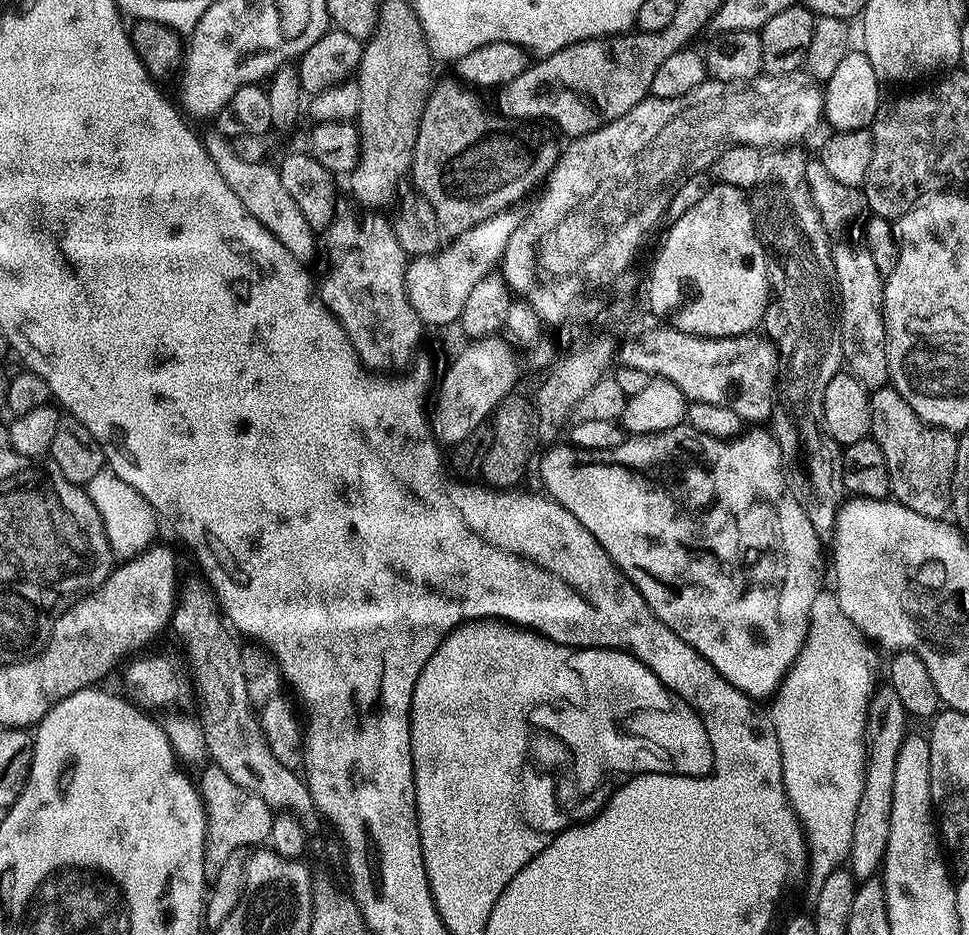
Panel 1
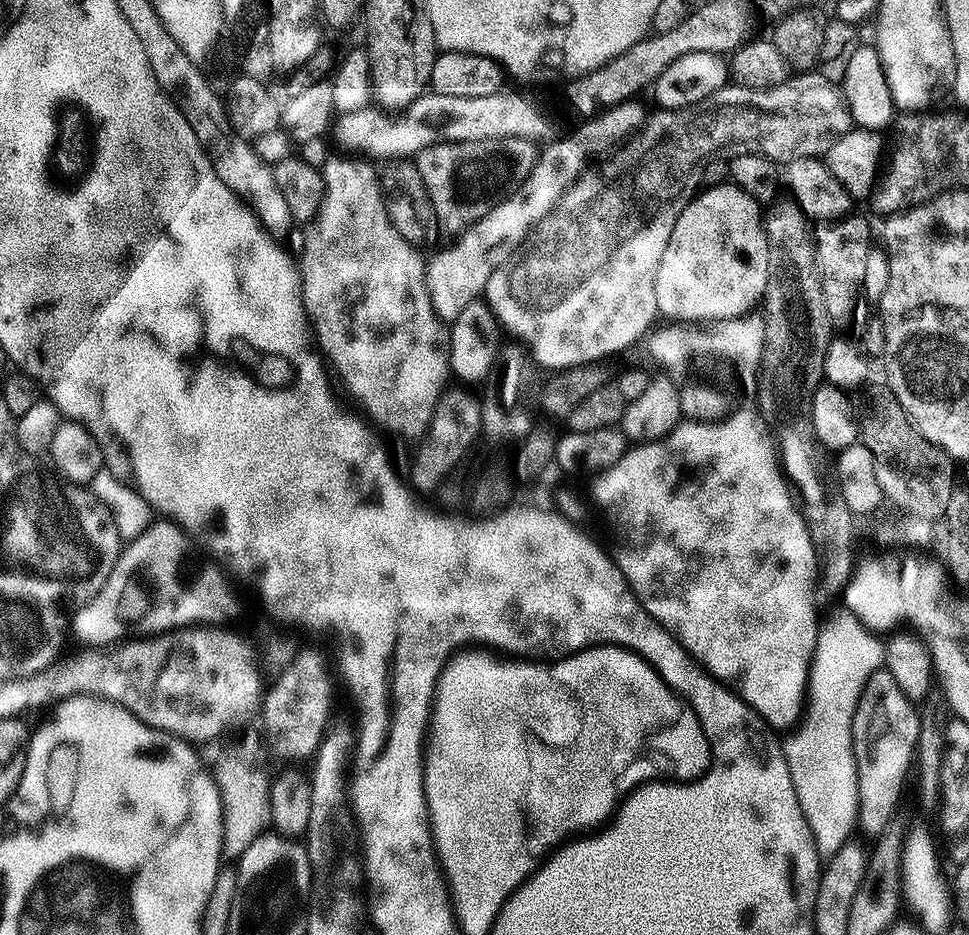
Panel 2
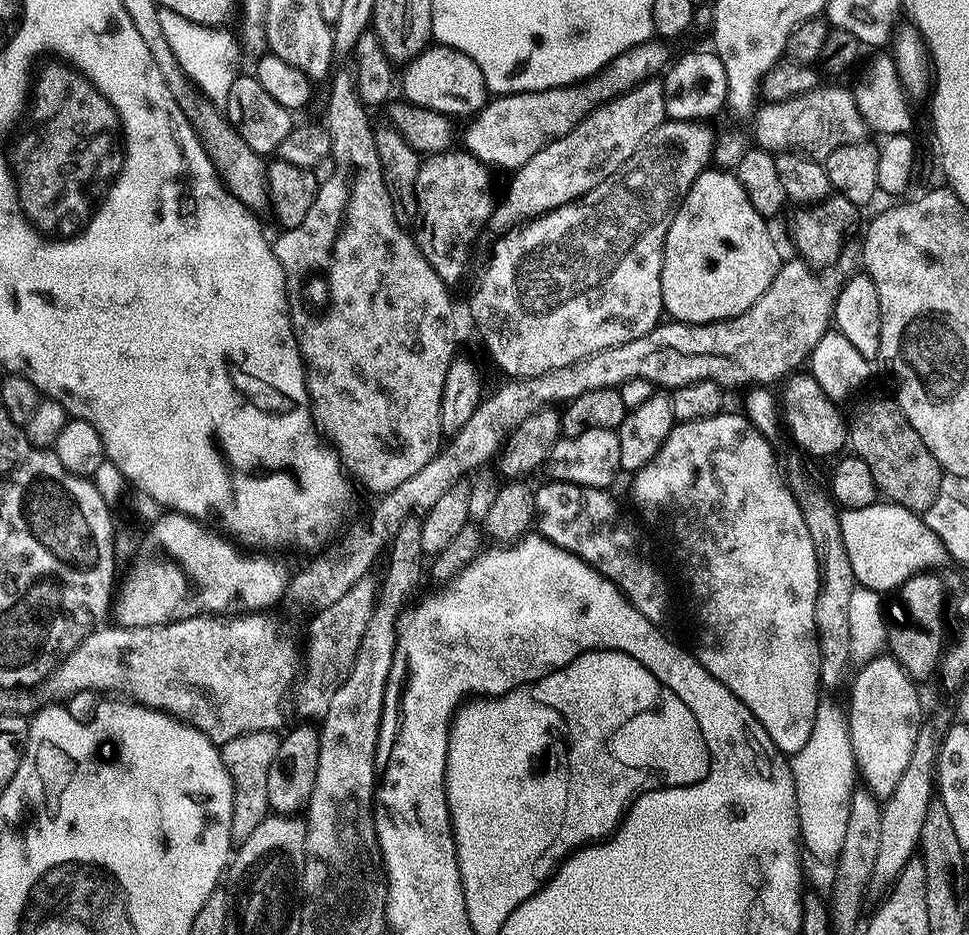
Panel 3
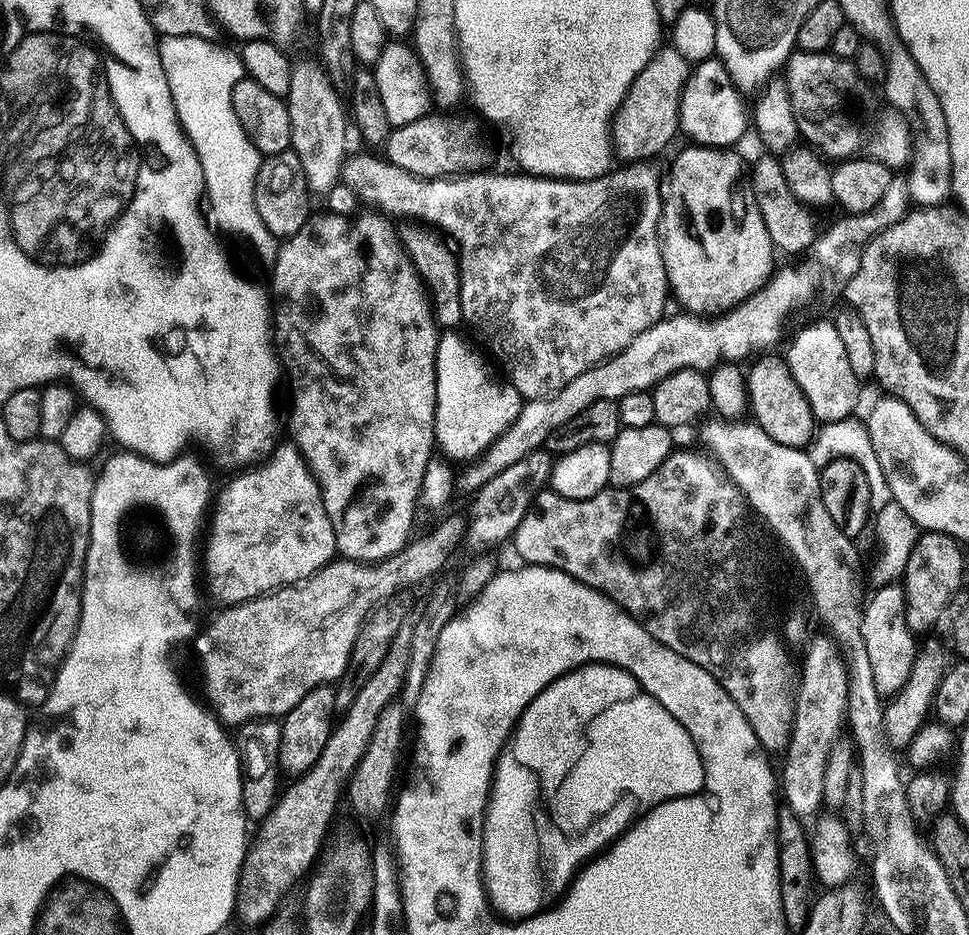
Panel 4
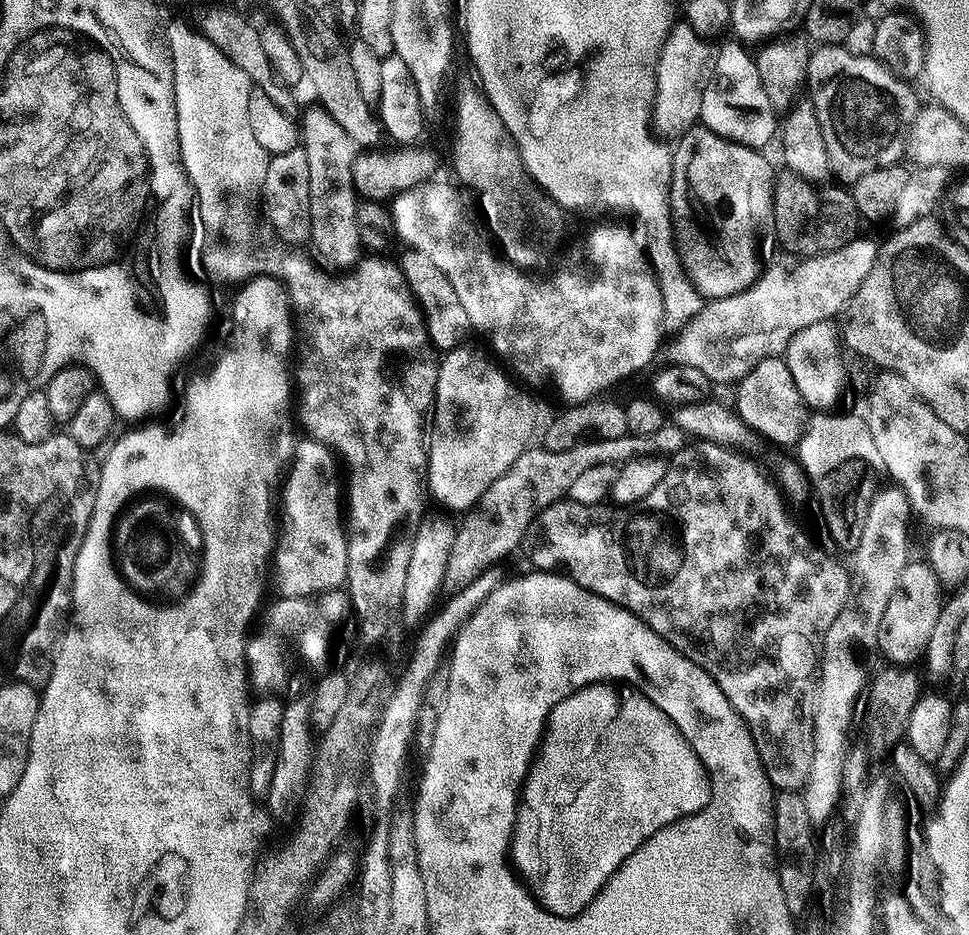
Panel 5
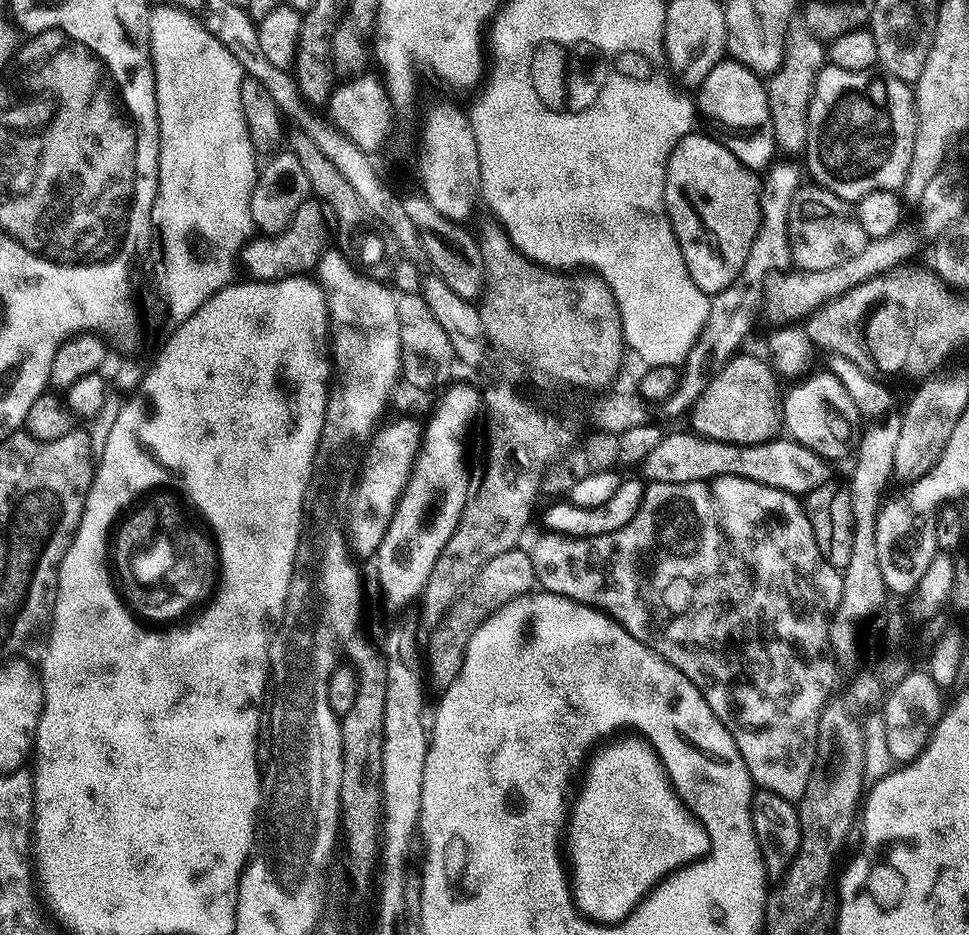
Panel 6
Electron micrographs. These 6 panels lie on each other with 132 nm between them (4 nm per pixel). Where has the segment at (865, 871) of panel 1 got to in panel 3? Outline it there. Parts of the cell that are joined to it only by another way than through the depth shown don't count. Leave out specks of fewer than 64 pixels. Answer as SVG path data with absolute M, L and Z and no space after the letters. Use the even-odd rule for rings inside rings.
M881 654L872 657L863 665L860 673L855 673L851 681L852 710L848 710L846 721L852 753L856 755L856 764L859 775L866 781L869 791L877 798L887 798L894 794L894 786L898 786L898 778L906 771L906 765L910 762L910 754L914 754L914 742L918 742L918 730L922 723L922 713L918 706L918 684L909 676L906 669L891 654Z

